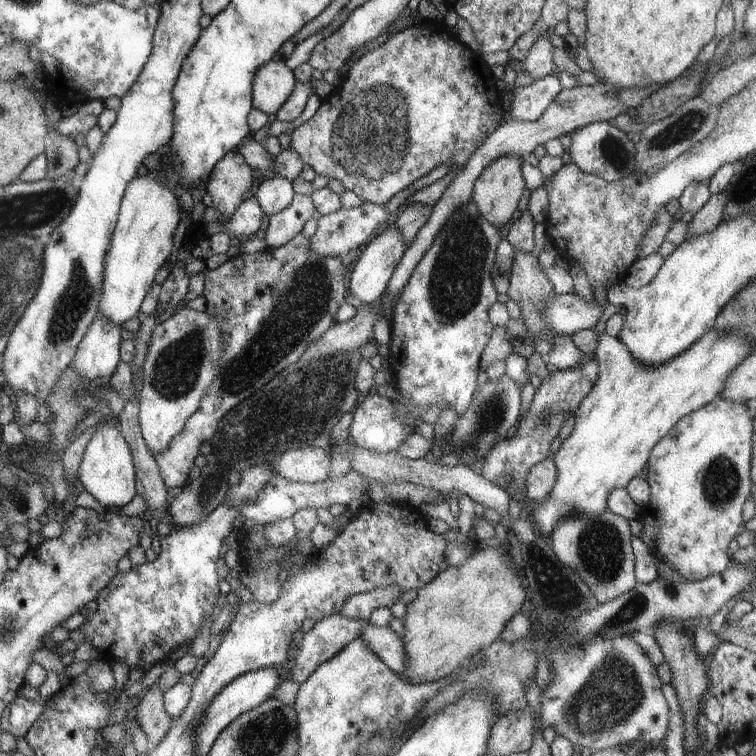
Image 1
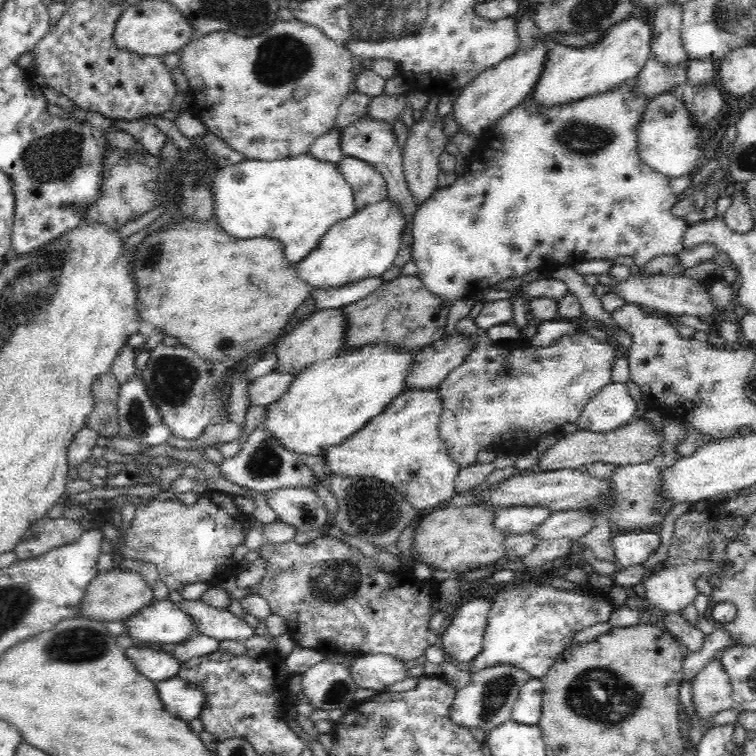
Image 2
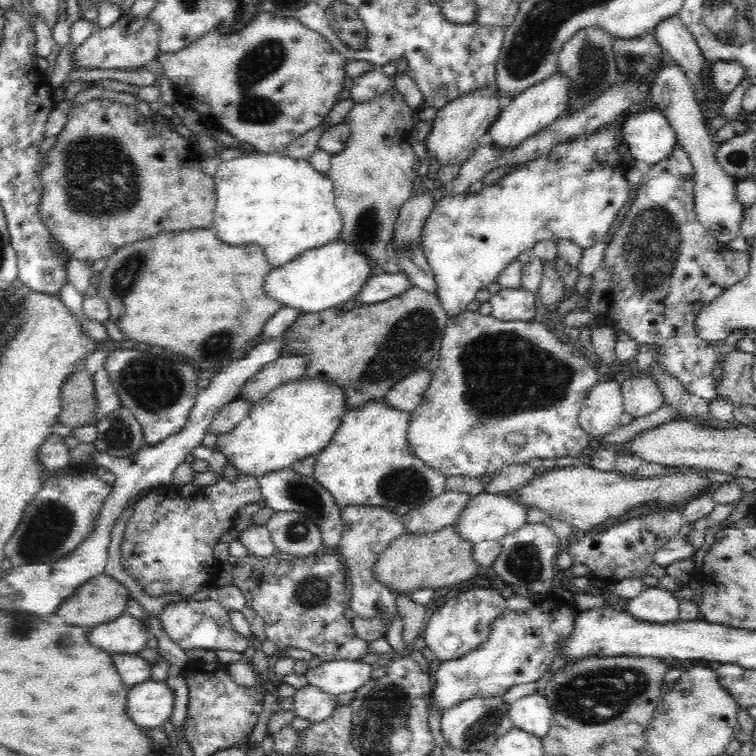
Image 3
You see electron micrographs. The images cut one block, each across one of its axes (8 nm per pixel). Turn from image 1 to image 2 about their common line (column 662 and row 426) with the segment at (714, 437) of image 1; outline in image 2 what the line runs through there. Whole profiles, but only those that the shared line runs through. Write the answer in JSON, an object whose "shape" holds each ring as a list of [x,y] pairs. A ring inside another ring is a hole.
{"shape":[[[464,317],[456,324],[456,333],[469,340],[470,350],[463,364],[451,370],[436,389],[442,407],[436,429],[448,455],[452,461],[456,461],[459,469],[476,466],[478,452],[484,448],[508,453],[514,448],[522,450],[524,440],[540,438],[564,424],[577,422],[586,403],[603,386],[611,383],[610,370],[616,350],[610,344],[596,342],[588,334],[564,335],[546,348],[531,346],[525,341],[522,347],[510,349],[509,344],[498,344],[490,339],[488,330],[480,329],[475,320],[469,317]]]}

